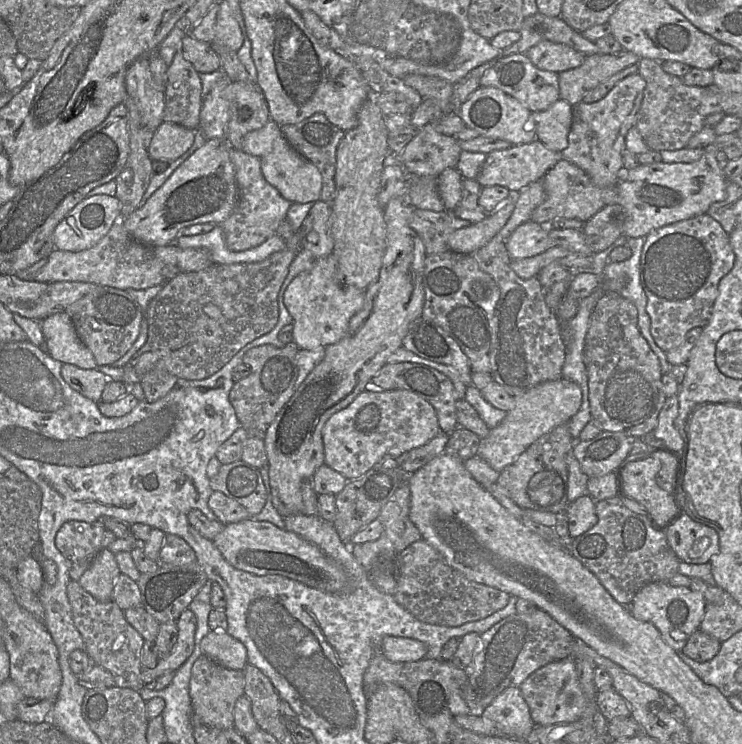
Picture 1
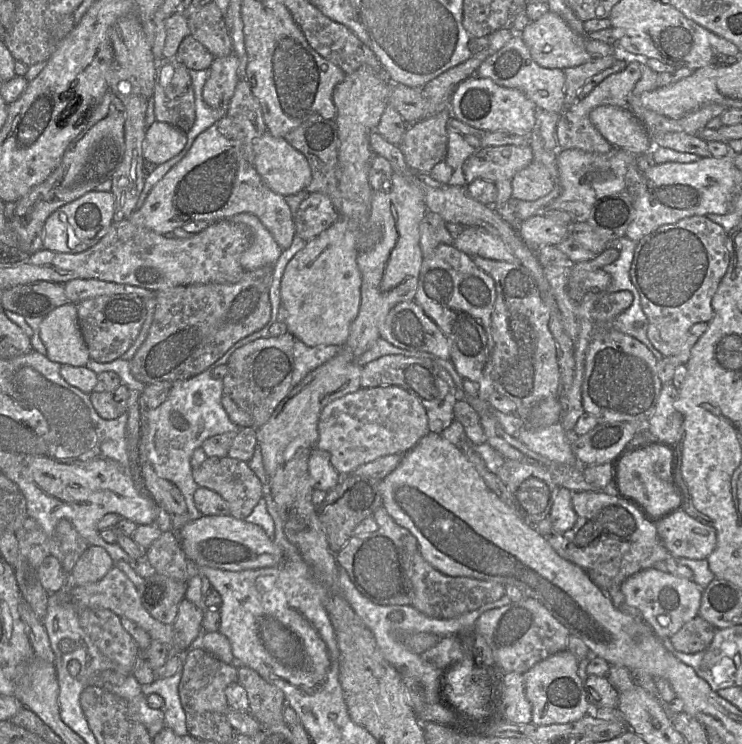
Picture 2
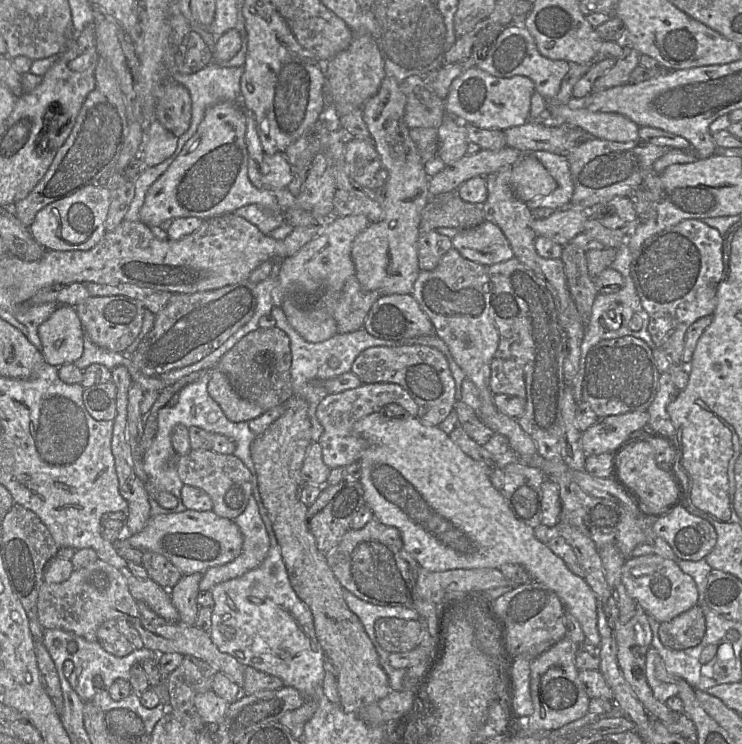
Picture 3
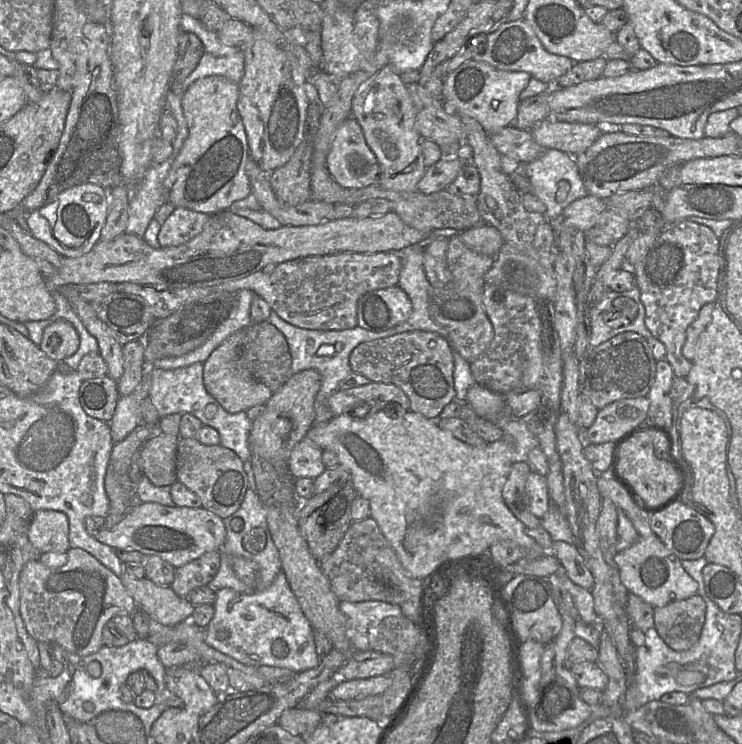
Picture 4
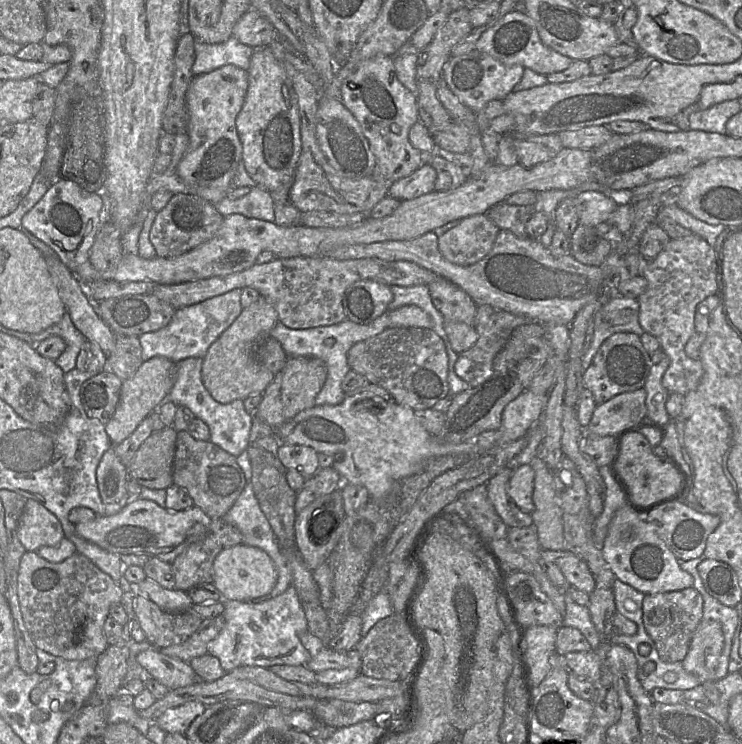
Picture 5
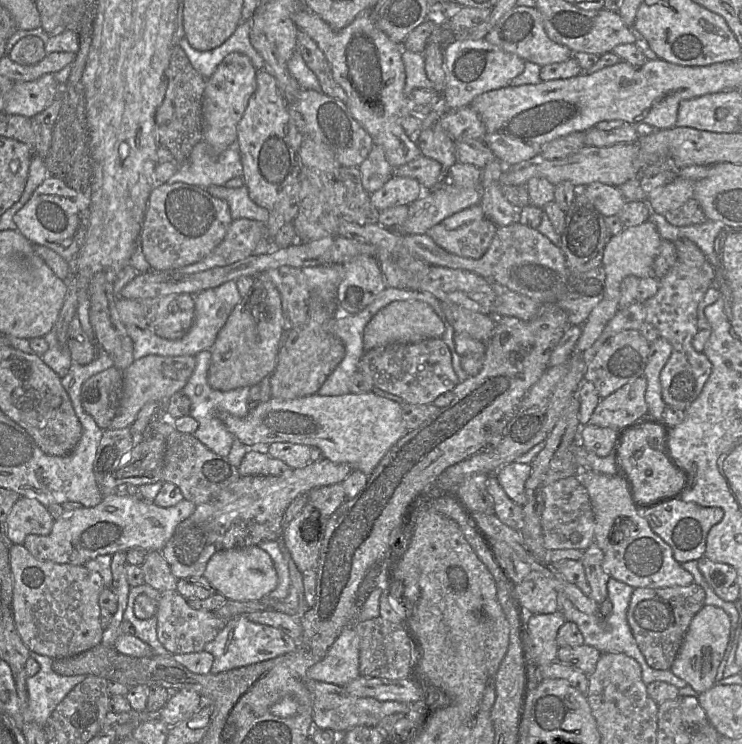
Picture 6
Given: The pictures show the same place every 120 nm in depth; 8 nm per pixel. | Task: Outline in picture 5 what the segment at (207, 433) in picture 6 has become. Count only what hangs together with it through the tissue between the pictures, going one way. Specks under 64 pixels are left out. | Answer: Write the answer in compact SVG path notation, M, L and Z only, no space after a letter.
M195 357L186 358L176 363L175 381L163 402L172 402L177 406L189 408L195 417L208 425L210 441L232 456L237 457L244 450L247 450L253 422L252 416L245 410L243 400L221 404L211 396L202 381L202 364L203 358Z

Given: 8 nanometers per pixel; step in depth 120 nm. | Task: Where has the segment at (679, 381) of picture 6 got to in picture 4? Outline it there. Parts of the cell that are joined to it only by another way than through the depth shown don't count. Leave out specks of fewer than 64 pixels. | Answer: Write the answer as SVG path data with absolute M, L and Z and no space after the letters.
M684 220L667 226L633 267L645 308L645 325L665 345L665 359L676 377L686 378L692 367L692 362L682 354L687 328L705 304L717 299L719 247L720 240L709 227Z

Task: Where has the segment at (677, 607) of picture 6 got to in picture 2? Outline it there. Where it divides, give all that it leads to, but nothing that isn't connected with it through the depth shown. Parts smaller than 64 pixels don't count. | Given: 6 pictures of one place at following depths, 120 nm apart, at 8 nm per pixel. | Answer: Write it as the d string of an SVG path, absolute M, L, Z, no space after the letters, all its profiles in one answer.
M697 615L686 622L669 639L674 648L684 653L696 653L707 648L712 642L715 628L702 616Z

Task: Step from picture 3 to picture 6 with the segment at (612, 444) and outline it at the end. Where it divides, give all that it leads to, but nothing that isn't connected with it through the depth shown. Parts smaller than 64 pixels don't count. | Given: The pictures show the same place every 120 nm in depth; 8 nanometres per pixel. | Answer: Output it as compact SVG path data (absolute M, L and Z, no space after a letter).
M645 376L635 378L623 385L600 400L589 423L599 427L618 429L647 415L646 389L647 380Z

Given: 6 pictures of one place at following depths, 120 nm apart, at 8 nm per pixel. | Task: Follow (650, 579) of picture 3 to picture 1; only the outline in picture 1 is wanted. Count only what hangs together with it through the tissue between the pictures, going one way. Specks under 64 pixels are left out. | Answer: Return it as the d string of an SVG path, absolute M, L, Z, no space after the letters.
M663 581L643 586L630 604L630 613L638 620L652 623L663 640L676 652L682 652L690 635L700 629L706 609L706 600L700 592Z

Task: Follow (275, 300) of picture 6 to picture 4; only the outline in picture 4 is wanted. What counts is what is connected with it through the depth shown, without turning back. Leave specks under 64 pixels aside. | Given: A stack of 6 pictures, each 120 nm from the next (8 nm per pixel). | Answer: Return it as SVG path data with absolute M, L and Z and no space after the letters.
M245 330L238 331L225 339L203 363L203 382L206 391L214 397L228 413L235 414L256 405L265 405L273 392L255 379L240 362L239 349Z

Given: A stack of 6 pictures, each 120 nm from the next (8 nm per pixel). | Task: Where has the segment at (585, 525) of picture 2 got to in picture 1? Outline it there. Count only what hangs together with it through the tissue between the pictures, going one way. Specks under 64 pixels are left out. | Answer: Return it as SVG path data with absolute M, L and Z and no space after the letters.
M615 496L601 501L596 501L595 511L597 523L582 535L573 539L571 555L579 560L590 570L620 604L631 603L635 594L645 585L652 582L668 582L678 571L679 558L669 546L664 531L654 528L642 515L629 509Z

